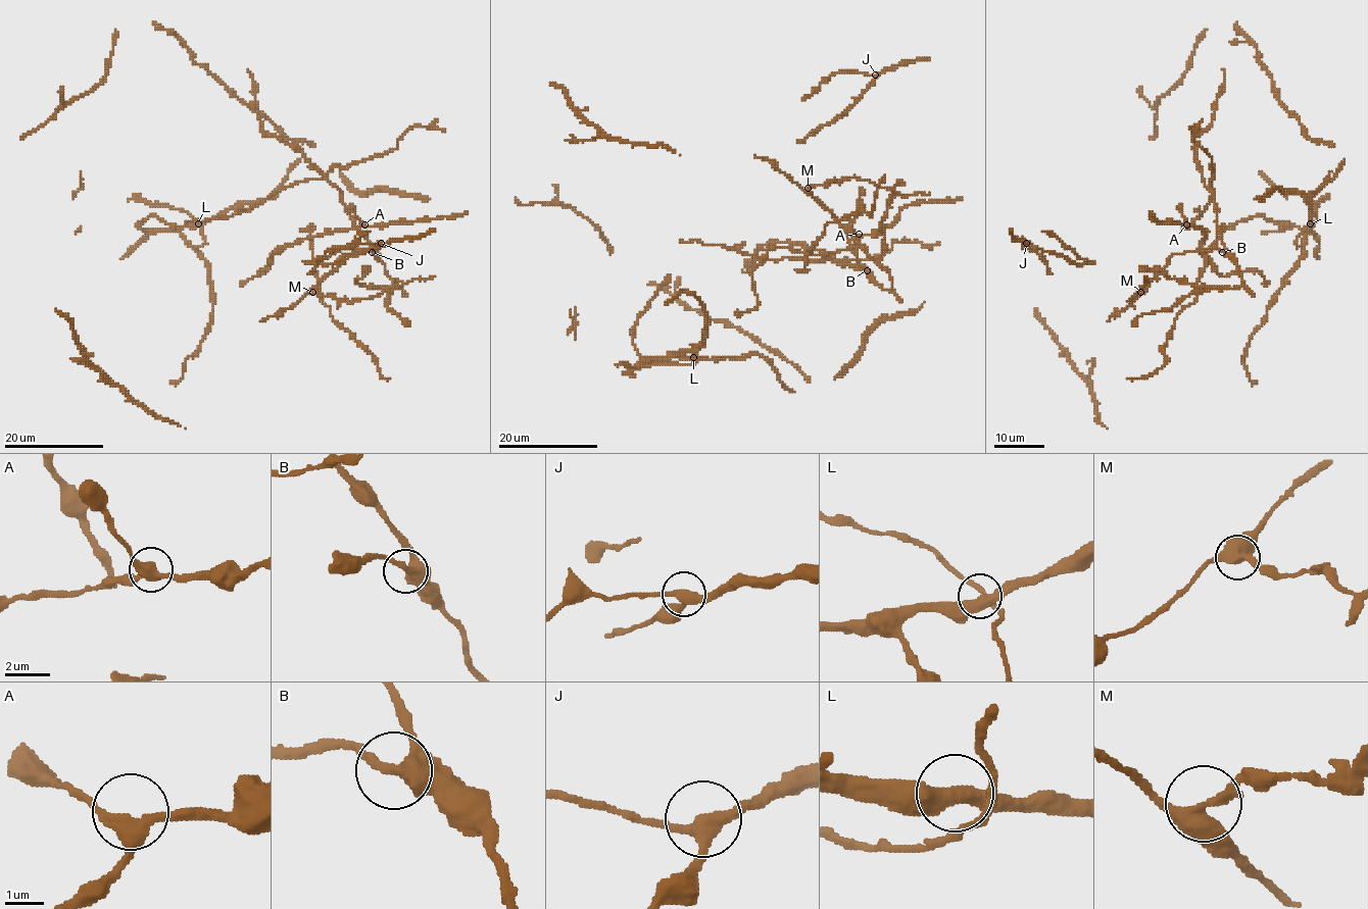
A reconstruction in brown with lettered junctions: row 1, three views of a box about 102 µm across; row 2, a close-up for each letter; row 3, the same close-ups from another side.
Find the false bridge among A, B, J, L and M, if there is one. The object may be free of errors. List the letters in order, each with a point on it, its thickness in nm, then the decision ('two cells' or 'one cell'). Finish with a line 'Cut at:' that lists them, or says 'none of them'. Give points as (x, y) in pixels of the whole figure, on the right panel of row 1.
A: place (1186, 224); calibre 360 nm; one cell
B: place (1222, 252); calibre 360 nm; one cell
J: place (1026, 243); calibre 320 nm; one cell
L: place (1310, 223); calibre 360 nm; one cell
M: place (1140, 292); calibre 400 nm; two cells
Cut at: M

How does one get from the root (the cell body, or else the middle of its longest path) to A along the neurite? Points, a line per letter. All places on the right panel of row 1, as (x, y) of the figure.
A: (1267, 285), (1258, 271), (1235, 270), (1221, 275), (1200, 251), (1208, 235), (1199, 226), (1186, 224)

